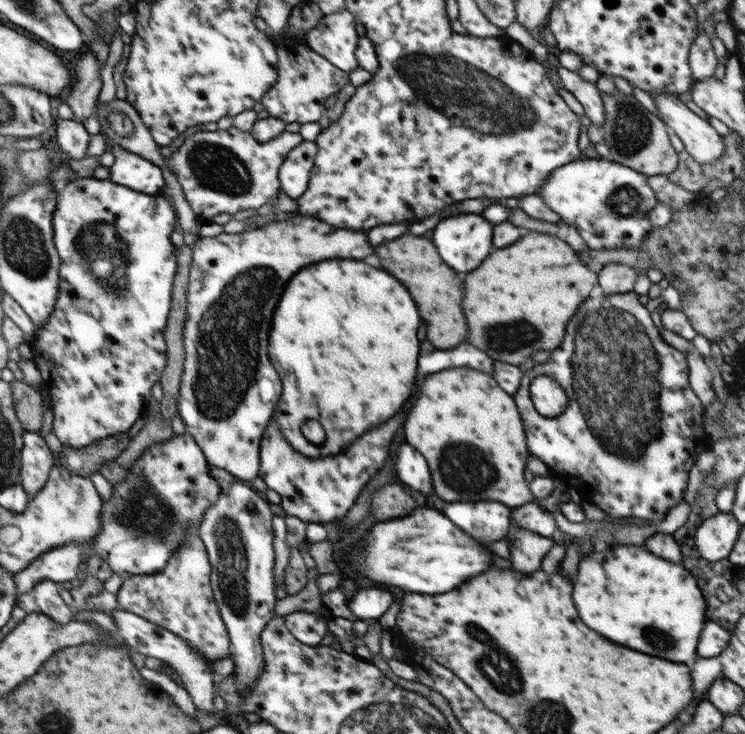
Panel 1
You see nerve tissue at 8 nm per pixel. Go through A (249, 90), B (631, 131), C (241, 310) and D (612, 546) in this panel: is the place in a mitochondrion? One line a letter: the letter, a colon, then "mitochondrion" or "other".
A: other
B: mitochondrion
C: mitochondrion
D: other

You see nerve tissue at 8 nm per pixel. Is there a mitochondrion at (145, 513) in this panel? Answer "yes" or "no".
yes

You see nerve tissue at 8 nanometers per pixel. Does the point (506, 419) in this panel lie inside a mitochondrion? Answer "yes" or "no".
no

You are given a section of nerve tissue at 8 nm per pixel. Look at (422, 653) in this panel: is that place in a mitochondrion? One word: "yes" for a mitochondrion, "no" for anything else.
no

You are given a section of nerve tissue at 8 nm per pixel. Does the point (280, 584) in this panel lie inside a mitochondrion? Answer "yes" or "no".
no

